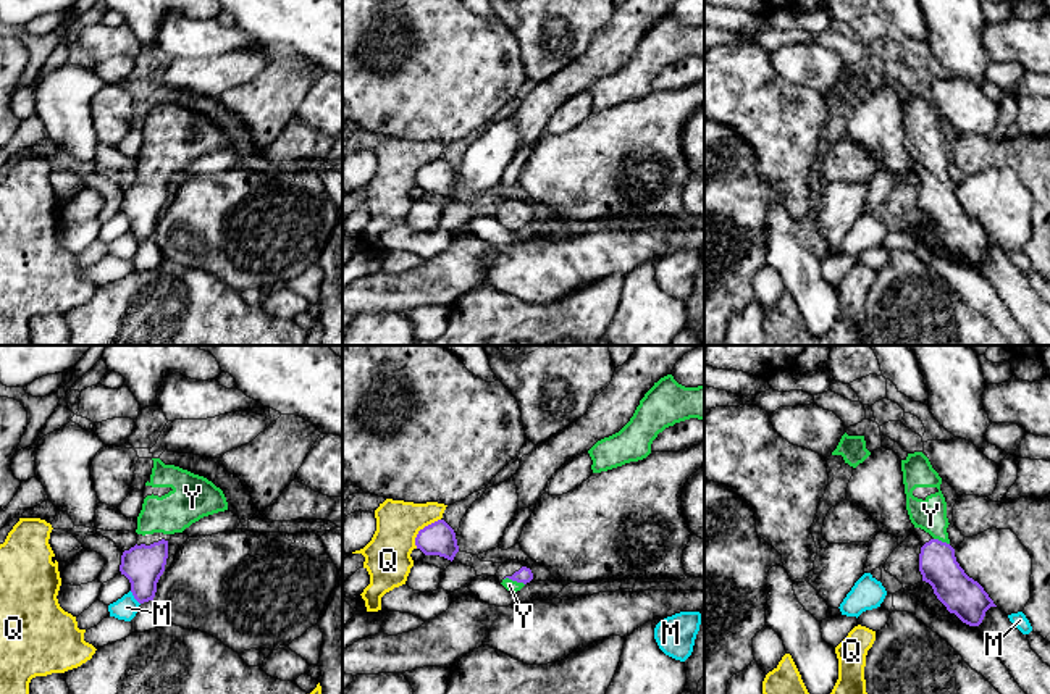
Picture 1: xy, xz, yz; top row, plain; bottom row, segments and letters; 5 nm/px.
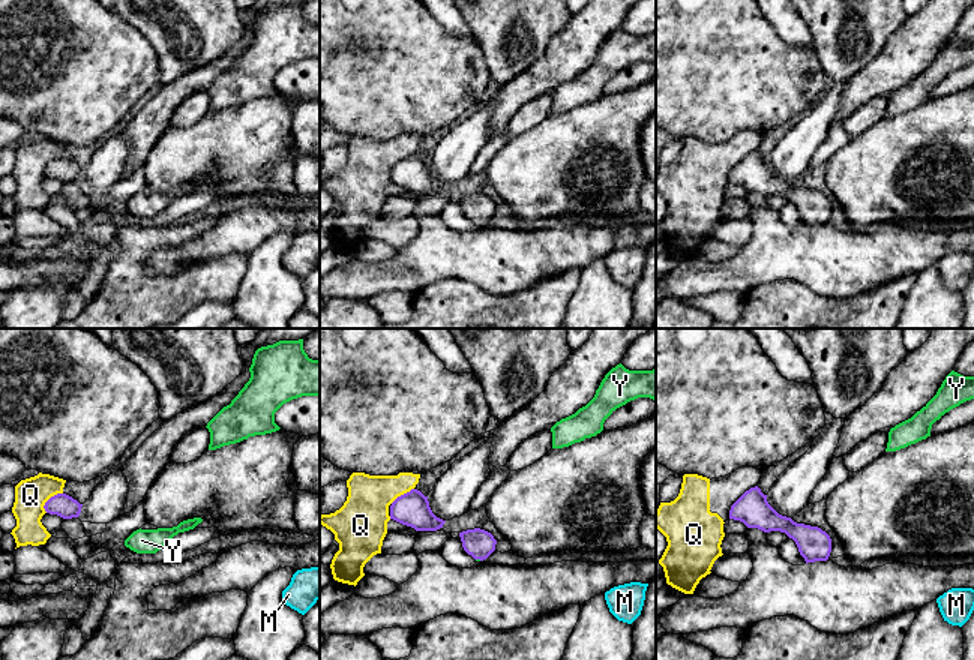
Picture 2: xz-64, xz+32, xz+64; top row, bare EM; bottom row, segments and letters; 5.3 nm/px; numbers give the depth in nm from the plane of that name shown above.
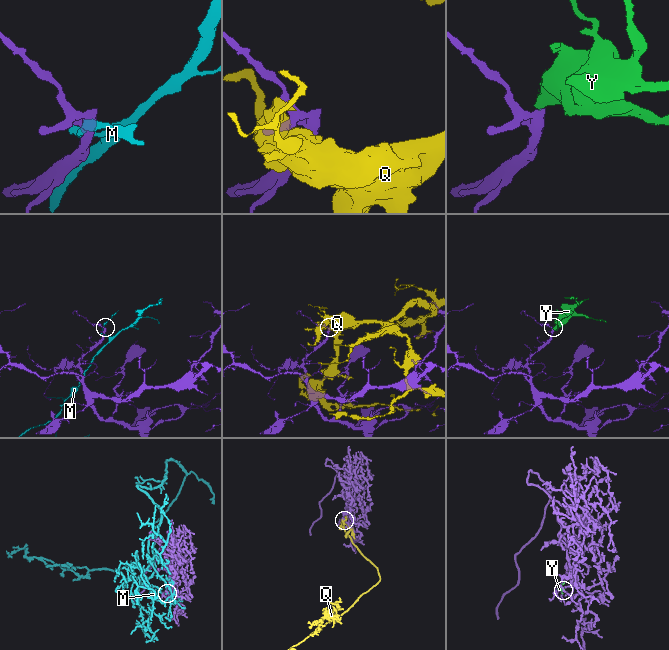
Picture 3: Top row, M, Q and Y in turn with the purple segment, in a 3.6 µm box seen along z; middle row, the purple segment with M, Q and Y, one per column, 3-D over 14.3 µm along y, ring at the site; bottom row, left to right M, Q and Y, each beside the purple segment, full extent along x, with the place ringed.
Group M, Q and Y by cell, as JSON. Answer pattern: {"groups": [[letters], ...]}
{"groups": [["M"], ["Q"], ["Y"]]}

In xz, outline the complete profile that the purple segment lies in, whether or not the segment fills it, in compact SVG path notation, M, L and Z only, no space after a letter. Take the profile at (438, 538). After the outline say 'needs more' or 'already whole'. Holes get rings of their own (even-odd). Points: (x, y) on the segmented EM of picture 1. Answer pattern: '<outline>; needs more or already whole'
M438 520L418 531L415 546L425 555L439 555L454 560L459 552L454 529L444 521Z; already whole

